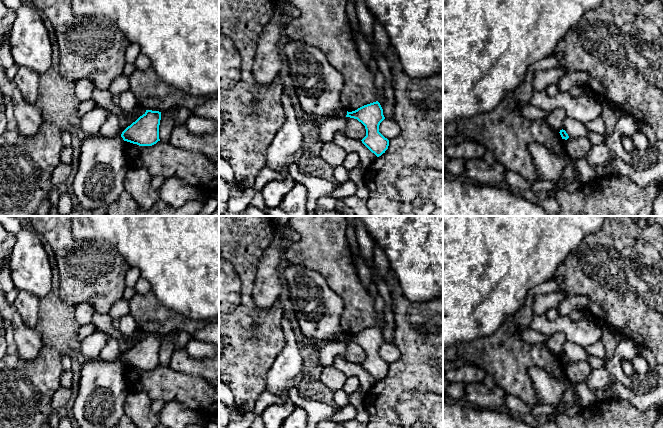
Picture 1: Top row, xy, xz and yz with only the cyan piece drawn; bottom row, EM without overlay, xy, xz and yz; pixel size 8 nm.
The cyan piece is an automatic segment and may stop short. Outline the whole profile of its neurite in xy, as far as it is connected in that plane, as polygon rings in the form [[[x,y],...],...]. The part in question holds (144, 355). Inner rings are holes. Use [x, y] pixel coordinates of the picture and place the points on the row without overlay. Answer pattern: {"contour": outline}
{"contour": [[[146,334],[135,346],[128,350],[121,358],[124,365],[139,370],[152,370],[159,363],[159,349],[161,336]]]}

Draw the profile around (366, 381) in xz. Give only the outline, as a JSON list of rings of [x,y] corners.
[[[336,357],[331,366],[344,373],[347,377],[356,376],[359,379],[360,387],[365,391],[372,388],[373,385],[377,382],[377,380],[374,377],[372,377],[362,367],[361,364],[350,363],[339,357]]]

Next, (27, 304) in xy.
[[[17,290],[17,297],[13,304],[24,323],[32,328],[35,328],[39,316],[39,299],[23,290]]]

